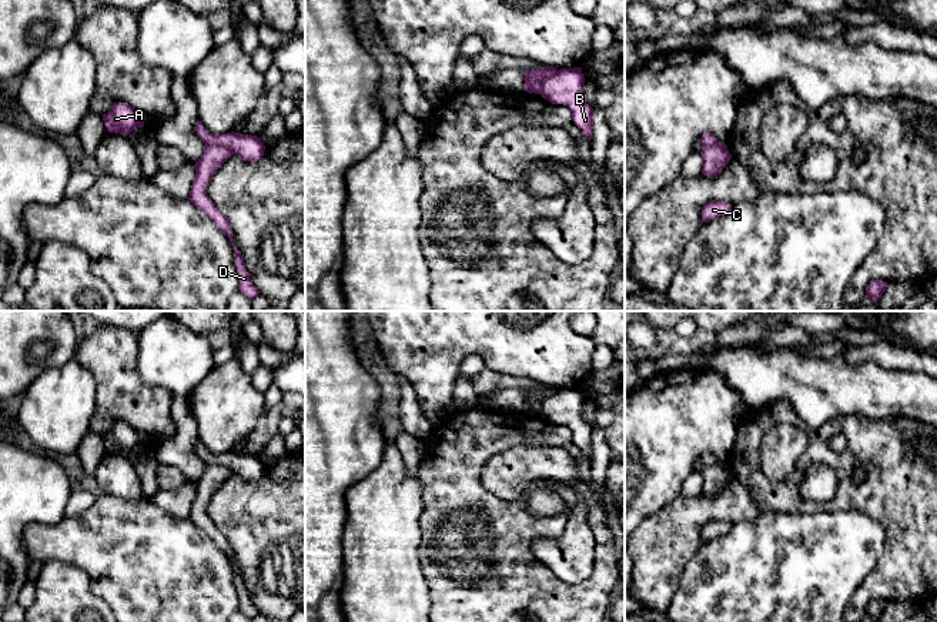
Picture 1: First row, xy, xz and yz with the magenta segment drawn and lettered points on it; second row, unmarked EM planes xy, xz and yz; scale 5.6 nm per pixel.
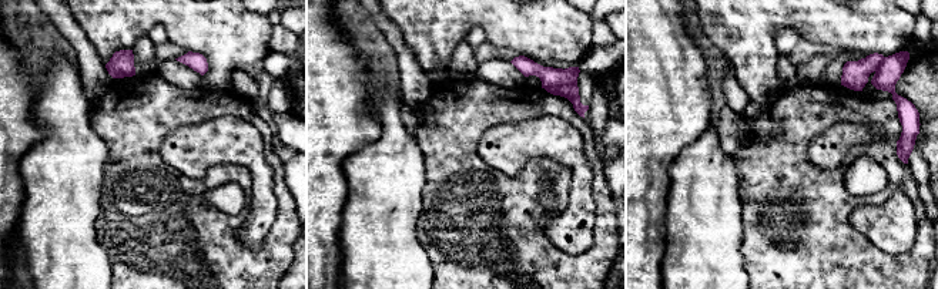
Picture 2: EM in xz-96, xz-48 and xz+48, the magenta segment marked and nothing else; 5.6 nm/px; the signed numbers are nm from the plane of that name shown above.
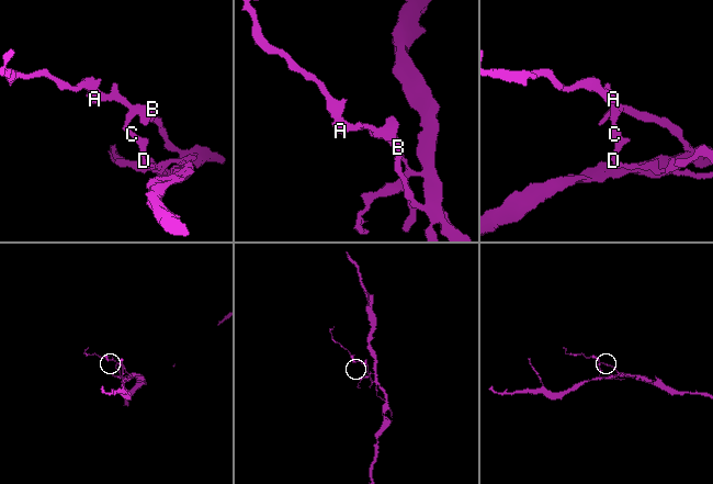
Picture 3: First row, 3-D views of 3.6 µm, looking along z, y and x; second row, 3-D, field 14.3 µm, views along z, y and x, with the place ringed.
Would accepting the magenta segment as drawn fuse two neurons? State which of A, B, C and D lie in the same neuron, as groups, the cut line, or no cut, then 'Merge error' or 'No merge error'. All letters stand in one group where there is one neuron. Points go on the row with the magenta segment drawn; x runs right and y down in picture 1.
Groups: A B / C D. Split along xz (558, 70), (542, 80), (539, 93). Merge error

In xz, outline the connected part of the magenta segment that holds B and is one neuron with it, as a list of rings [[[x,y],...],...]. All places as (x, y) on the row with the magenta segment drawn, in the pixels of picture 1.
[[[582,67],[560,68],[542,80],[541,96],[552,104],[569,107],[573,121],[590,141],[593,108],[582,98],[583,83]]]

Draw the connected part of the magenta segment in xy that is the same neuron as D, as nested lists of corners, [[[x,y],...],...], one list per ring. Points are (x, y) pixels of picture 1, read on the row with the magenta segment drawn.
[[[221,144],[205,146],[204,154],[195,161],[195,180],[193,183],[188,200],[197,208],[203,210],[215,223],[215,225],[222,231],[222,234],[228,237],[228,240],[230,240],[230,243],[231,243],[231,245],[234,248],[235,268],[237,268],[238,280],[240,280],[238,290],[242,291],[250,300],[254,300],[257,295],[260,295],[260,291],[252,284],[252,281],[250,278],[250,274],[248,274],[248,271],[245,268],[244,258],[242,258],[241,253],[235,248],[235,245],[232,243],[232,228],[231,228],[231,224],[222,215],[222,213],[215,207],[215,204],[208,198],[207,191],[205,191],[207,185],[208,185],[210,180],[211,180],[211,177],[217,173],[217,170],[231,156],[234,156],[234,153],[231,150],[228,150],[227,147],[221,146]]]

